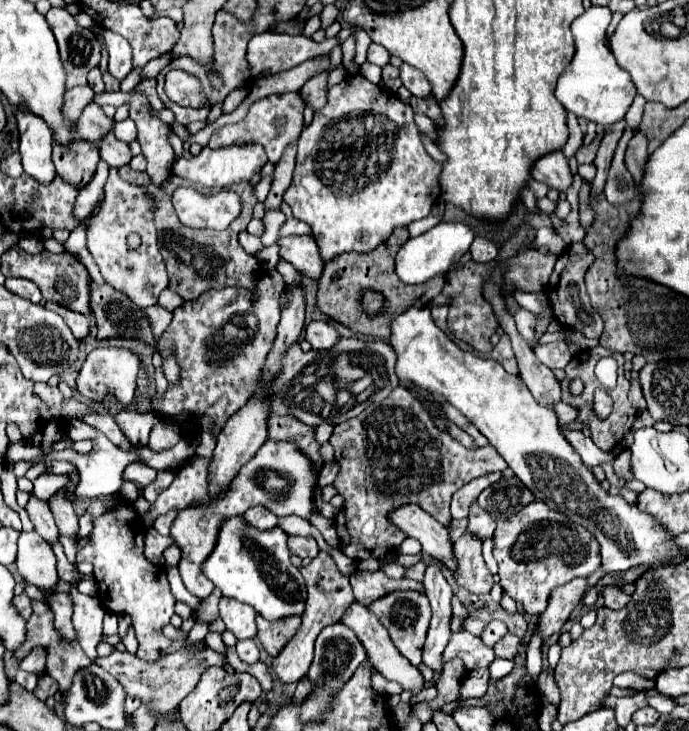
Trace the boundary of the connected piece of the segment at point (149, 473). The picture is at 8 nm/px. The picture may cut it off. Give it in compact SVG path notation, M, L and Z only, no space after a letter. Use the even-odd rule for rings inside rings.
M130 464L126 472L122 474L124 482L132 482L138 490L144 490L152 480L156 478L156 470L144 466L144 464Z

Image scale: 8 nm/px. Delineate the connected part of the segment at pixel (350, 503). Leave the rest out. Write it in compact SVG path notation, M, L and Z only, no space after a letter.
M404 384L380 404L370 404L356 418L338 424L330 444L340 464L334 486L346 500L342 508L344 518L336 518L334 526L342 542L342 554L354 560L370 554L380 560L406 540L406 534L388 520L400 506L418 504L438 518L440 524L448 526L452 520L450 498L456 490L474 478L508 468L492 446L468 450L446 432L440 432Z

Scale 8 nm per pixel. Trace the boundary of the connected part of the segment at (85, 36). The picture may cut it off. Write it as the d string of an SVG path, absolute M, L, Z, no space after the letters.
M50 8L46 20L56 36L60 58L66 68L66 88L86 84L86 74L100 64L102 46L92 30L82 28L64 8Z

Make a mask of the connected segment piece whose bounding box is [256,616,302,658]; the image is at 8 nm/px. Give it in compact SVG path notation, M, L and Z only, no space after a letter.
M258 616L256 624L258 624L258 640L262 642L264 650L274 658L288 644L288 640L298 632L302 622L300 618L294 618L294 616L282 622L268 622L262 616Z

